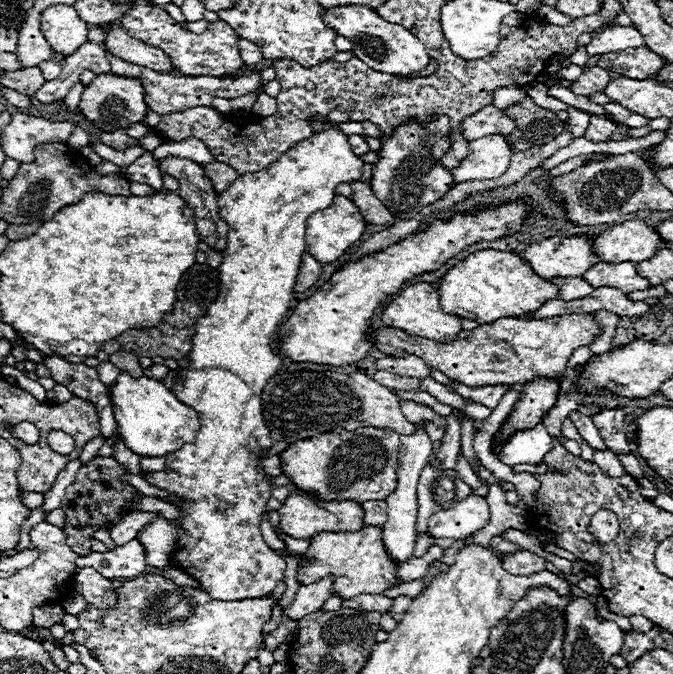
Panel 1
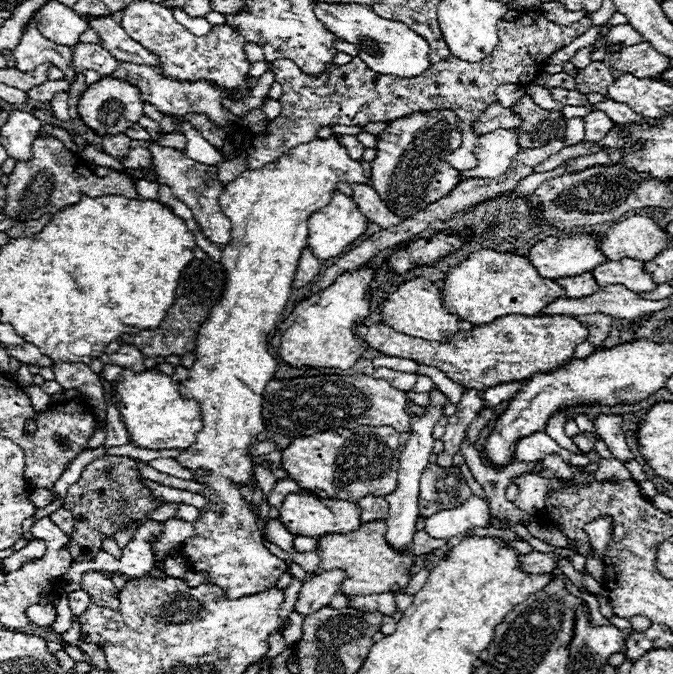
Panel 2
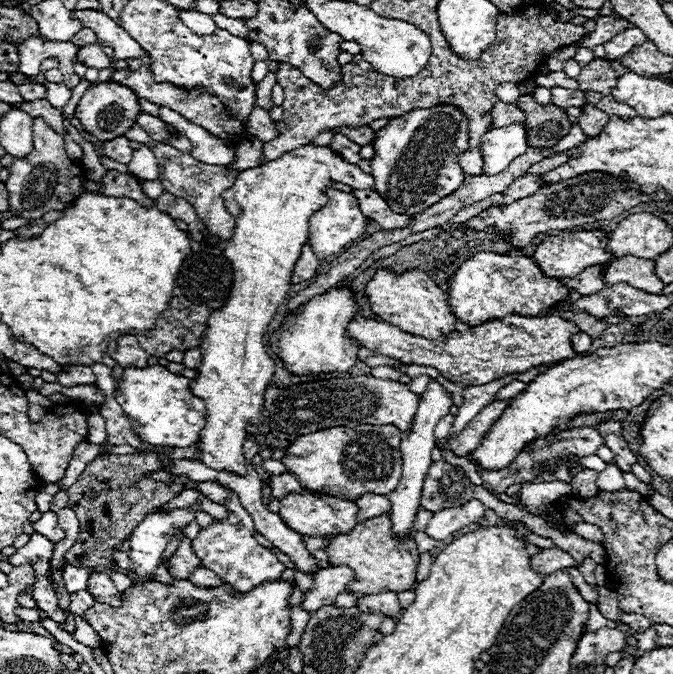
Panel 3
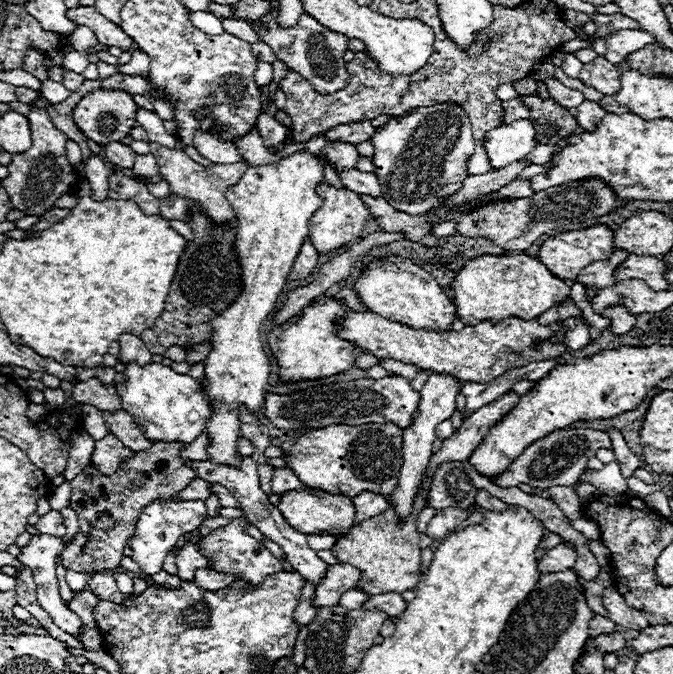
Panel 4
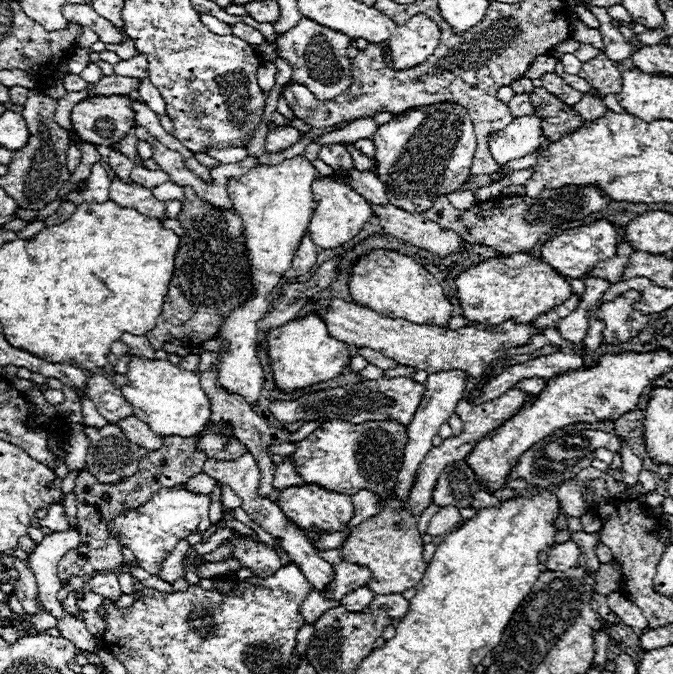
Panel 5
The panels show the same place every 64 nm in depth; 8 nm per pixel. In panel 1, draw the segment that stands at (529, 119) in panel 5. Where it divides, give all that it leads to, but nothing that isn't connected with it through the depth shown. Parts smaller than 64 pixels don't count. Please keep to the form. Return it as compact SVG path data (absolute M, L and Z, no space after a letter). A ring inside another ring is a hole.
M492 134L472 140L466 160L462 160L456 168L450 170L454 176L454 184L500 178L508 170L512 154L514 150L508 146L506 136Z

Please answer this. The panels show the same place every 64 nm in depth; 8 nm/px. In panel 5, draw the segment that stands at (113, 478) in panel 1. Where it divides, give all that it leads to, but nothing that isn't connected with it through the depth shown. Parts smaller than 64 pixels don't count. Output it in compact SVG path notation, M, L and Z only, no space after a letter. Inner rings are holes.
M164 438L162 448L150 450L146 456L140 458L138 470L134 476L118 480L116 484L102 484L98 482L88 470L82 470L76 478L74 494L78 502L78 532L80 532L80 546L66 552L64 558L58 562L58 578L66 582L70 576L92 576L96 572L108 572L120 568L122 558L122 544L108 532L108 524L114 516L122 514L124 510L136 510L146 504L152 494L162 488L184 486L194 474L202 470L202 462L206 456L196 452L196 438Z

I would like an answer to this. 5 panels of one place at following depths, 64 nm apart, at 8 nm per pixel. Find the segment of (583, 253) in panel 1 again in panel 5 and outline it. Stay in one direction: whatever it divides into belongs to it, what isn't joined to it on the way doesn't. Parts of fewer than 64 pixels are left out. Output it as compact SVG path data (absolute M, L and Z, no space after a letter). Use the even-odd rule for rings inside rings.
M596 220L588 226L564 230L558 236L552 236L544 246L542 246L542 262L550 264L558 274L570 276L570 278L582 278L586 272L594 268L596 262L608 260L616 254L618 246L618 228L610 224L608 220ZM580 250L580 252L576 252Z

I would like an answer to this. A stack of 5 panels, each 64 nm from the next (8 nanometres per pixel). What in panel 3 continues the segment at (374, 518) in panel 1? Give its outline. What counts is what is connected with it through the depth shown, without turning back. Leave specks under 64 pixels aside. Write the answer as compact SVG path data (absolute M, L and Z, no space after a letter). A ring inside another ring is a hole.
M364 494L356 500L358 506L358 522L364 522L368 518L376 518L376 516L384 516L390 512L390 502L386 496L378 496L378 494Z

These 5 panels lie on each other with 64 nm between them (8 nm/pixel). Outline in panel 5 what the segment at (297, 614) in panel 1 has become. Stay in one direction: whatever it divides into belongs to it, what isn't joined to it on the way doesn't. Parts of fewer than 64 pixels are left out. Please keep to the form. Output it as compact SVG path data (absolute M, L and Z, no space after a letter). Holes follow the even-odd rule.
M340 562L334 566L334 580L326 590L322 590L322 596L330 600L340 600L344 594L364 586L368 580L370 580L368 568L350 562Z

